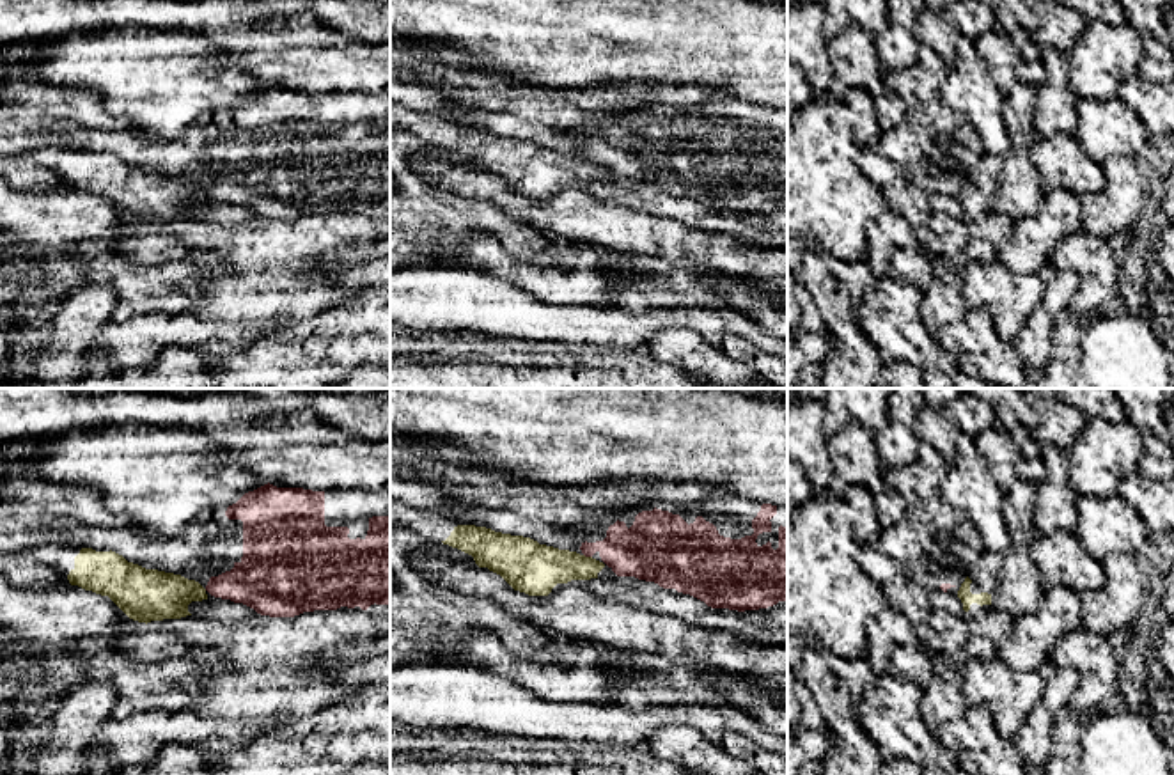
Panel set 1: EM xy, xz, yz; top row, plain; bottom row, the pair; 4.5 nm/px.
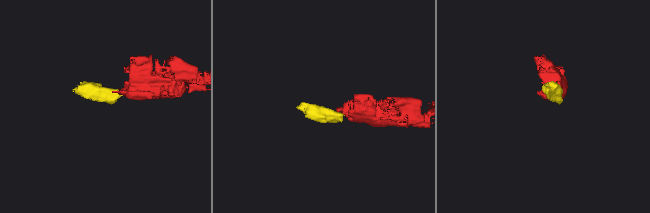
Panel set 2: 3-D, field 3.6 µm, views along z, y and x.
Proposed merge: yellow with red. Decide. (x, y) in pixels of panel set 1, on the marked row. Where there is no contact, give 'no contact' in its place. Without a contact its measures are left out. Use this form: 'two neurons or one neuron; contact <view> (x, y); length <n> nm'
two neurons; contact xz (587, 557); length 40 nm

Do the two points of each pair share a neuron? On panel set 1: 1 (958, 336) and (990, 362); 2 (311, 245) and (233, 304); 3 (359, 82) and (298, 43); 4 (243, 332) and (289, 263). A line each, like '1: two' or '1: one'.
1: one
2: one
3: one
4: two

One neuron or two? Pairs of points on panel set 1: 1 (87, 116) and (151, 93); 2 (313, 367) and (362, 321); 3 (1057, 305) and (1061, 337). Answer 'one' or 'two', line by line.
1: two
2: one
3: two

